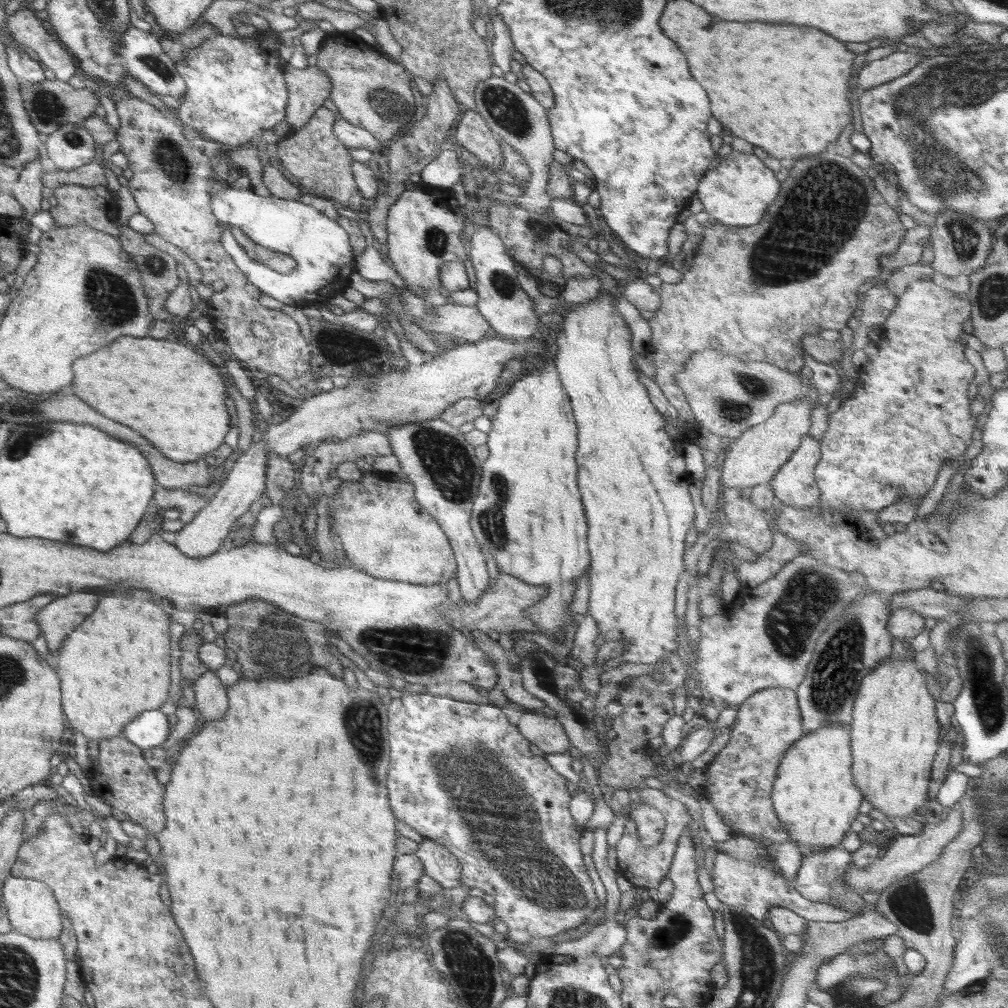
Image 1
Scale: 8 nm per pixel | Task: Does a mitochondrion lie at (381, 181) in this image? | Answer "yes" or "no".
no

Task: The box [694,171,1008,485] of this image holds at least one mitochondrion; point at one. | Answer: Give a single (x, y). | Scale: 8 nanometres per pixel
(735, 412)

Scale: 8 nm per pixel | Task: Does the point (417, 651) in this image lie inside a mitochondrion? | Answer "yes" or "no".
yes

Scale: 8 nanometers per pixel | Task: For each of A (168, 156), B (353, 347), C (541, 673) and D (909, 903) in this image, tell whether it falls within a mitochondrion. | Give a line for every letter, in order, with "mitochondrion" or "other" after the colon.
A: mitochondrion
B: mitochondrion
C: mitochondrion
D: mitochondrion

